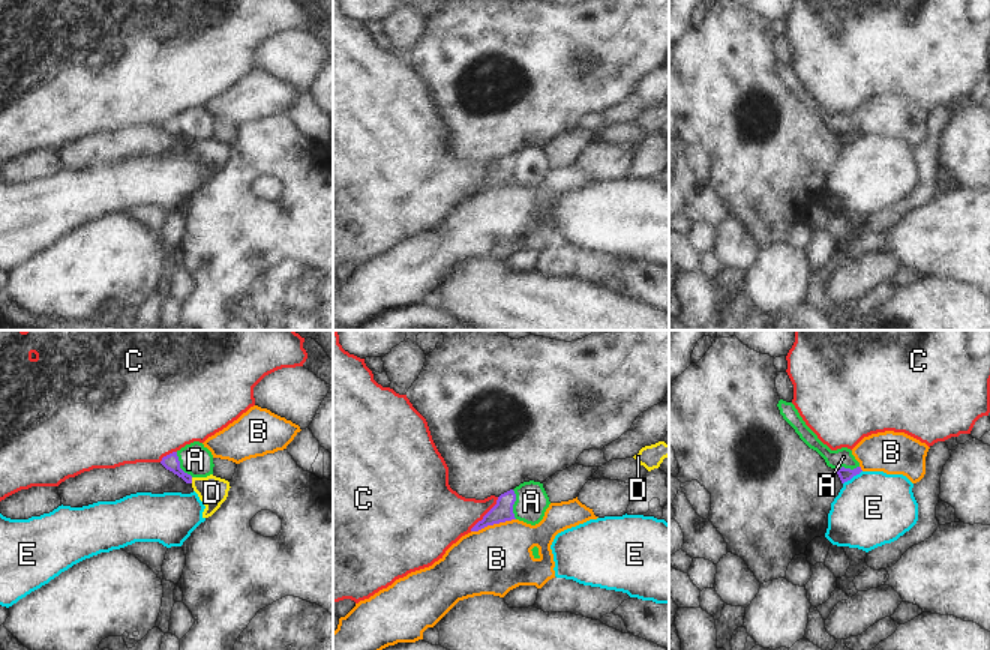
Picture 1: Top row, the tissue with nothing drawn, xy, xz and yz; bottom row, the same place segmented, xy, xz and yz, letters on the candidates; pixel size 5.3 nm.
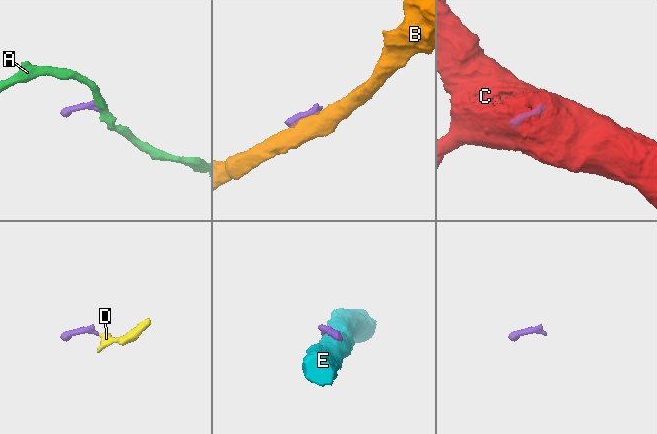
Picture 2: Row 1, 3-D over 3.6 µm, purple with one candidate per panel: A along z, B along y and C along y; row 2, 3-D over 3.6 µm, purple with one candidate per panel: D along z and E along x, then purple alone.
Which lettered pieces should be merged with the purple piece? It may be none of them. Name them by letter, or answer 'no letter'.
D

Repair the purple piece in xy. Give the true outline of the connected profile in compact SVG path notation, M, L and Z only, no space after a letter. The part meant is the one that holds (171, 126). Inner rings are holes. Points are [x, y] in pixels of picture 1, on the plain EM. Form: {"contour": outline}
{"contour": "M172 116L162 122L160 128L182 141L186 147L190 147L200 164L206 170L202 182L212 180L220 168L226 164L230 155L230 146L213 138L207 141L192 141L180 132L177 116Z"}

